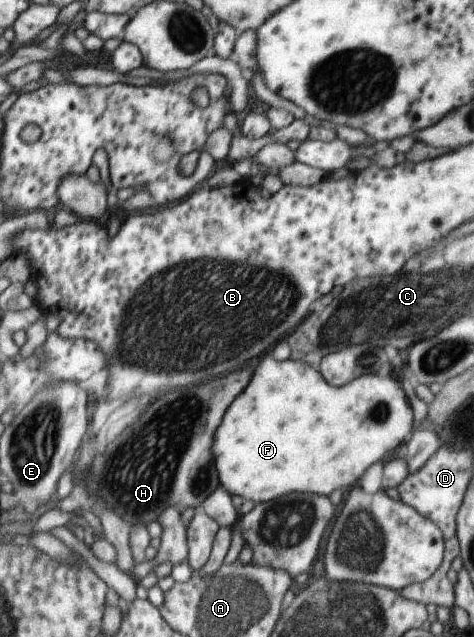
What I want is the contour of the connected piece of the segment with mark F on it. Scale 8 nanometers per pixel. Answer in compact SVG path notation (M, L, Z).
M265 355L255 366L252 381L250 381L248 387L226 409L224 419L220 421L220 425L218 425L216 433L214 433L216 437L214 437L214 445L212 445L212 459L214 459L214 467L216 467L219 474L219 483L224 489L231 495L240 495L243 499L254 501L256 506L259 503L276 500L280 496L286 496L294 491L304 491L304 493L308 491L308 493L330 495L338 487L352 485L372 463L380 461L388 451L392 451L394 447L398 447L402 443L402 439L412 431L412 419L414 419L414 413L412 413L410 401L408 401L402 385L390 374L368 373L368 375L360 375L360 377L356 377L356 379L339 388L329 383L323 377L323 374L310 364L290 358L278 361L272 355Z

